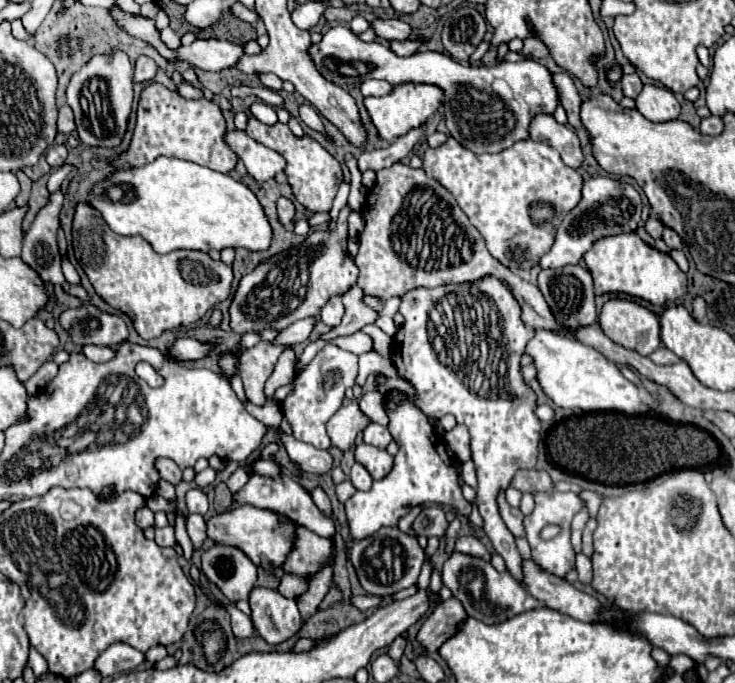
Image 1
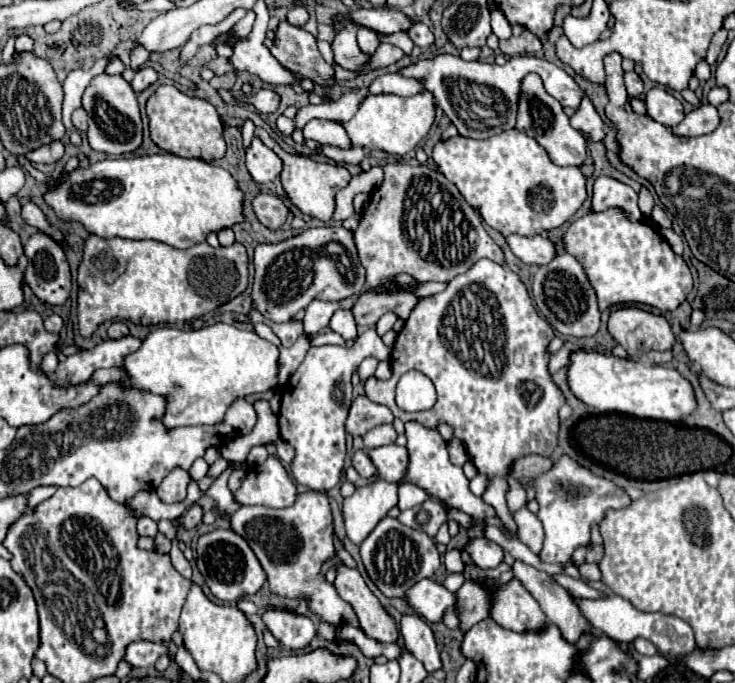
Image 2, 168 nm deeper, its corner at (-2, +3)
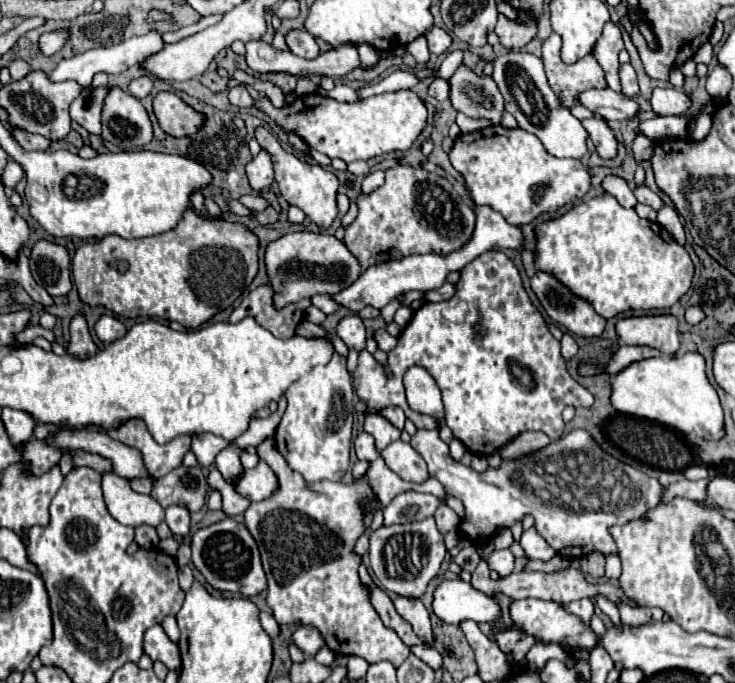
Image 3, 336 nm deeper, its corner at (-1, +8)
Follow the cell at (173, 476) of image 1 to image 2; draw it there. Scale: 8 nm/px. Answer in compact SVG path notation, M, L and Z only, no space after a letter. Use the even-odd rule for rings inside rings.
M174 468L164 482L160 482L160 486L156 488L156 494L162 502L166 504L174 504L174 502L182 502L186 498L186 488L190 484L190 474L182 468Z

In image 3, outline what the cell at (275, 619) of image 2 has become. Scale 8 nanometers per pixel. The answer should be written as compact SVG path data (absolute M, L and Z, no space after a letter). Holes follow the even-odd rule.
M299 625L293 631L293 643L303 651L303 653L311 653L315 655L319 651L319 647L323 645L323 637L319 635L319 631L315 631L315 627L303 627Z

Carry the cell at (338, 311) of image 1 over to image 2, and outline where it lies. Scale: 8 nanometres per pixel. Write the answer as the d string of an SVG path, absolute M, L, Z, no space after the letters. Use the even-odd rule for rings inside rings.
M336 312L336 316L332 316L332 320L330 320L330 328L334 332L338 332L344 340L356 340L356 336L358 336L352 312Z

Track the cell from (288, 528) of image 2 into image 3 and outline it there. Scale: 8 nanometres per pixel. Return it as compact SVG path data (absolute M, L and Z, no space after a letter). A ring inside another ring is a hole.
M273 437L263 439L257 453L277 471L281 489L273 497L249 505L245 511L245 527L259 545L269 581L267 603L277 623L315 625L331 651L359 655L367 663L387 659L399 667L411 651L395 631L381 623L371 607L367 589L357 575L361 557L353 555L355 541L365 533L359 503L373 499L365 477L349 485L333 481L307 483L299 473L291 471L283 455L275 451Z

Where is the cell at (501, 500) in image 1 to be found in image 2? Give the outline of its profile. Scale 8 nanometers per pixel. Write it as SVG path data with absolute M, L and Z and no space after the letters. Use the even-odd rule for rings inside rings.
M520 508L518 512L514 512L514 522L518 526L520 542L526 544L532 552L540 554L544 544L544 528L540 520L528 508Z

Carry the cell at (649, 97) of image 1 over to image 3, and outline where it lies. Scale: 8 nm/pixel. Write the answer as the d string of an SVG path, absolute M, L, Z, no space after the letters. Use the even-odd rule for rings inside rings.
M653 89L651 105L657 115L683 115L691 101L683 91L677 89Z

